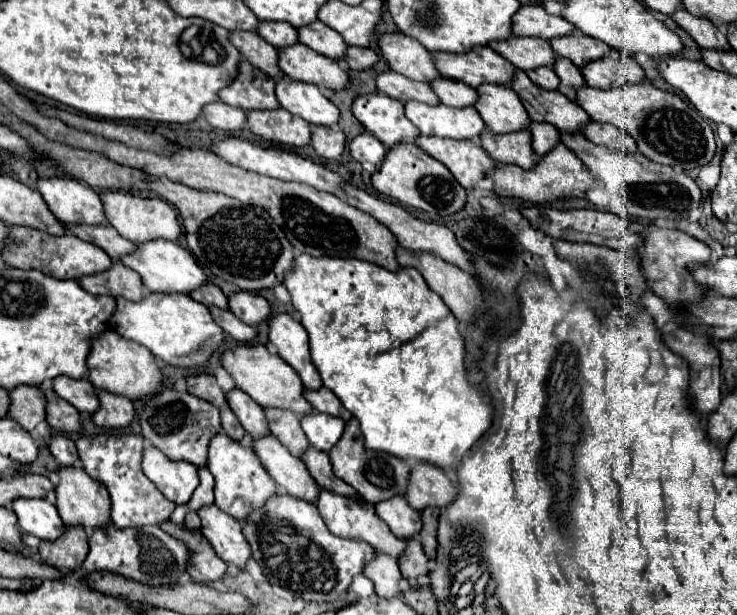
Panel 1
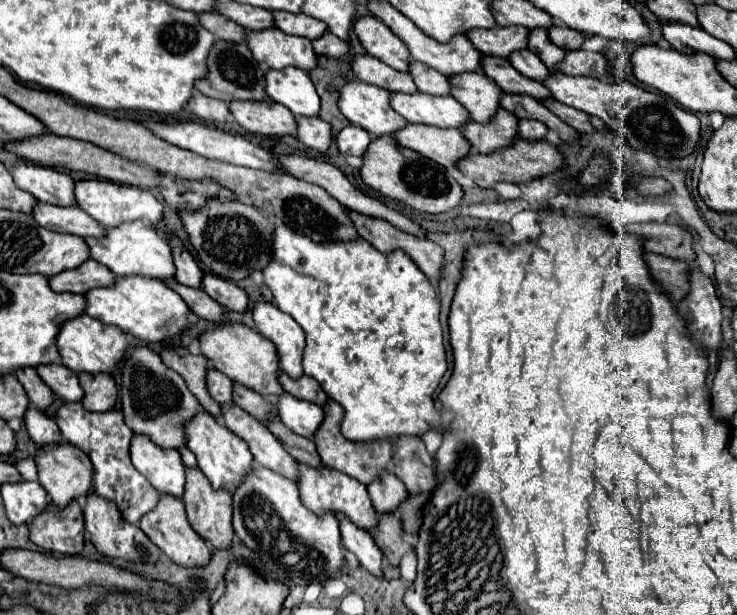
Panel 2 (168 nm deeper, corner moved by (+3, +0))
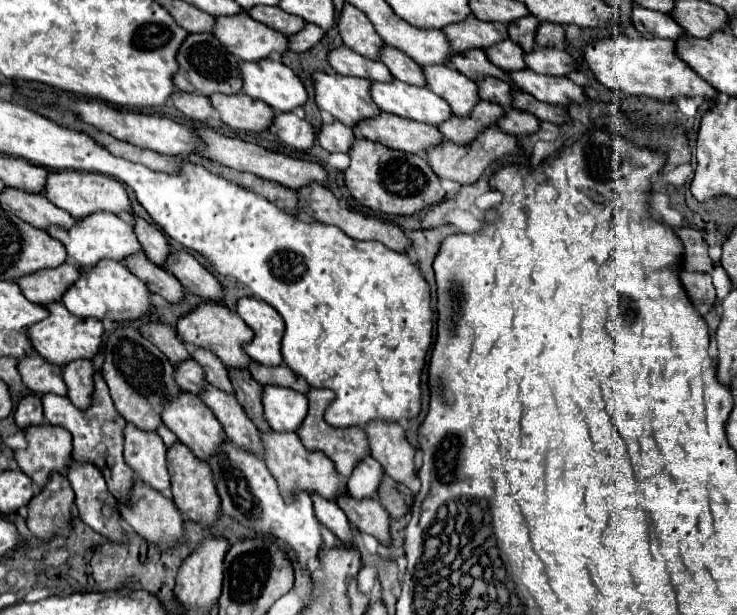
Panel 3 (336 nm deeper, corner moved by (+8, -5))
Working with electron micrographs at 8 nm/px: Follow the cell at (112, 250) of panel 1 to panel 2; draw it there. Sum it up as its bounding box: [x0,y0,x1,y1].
[33,203,105,239]

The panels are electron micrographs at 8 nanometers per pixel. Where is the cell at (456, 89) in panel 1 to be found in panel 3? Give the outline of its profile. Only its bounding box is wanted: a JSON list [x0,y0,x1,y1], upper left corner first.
[380,46,426,86]

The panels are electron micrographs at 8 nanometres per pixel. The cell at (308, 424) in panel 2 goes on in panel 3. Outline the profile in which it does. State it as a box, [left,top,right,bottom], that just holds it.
[262,384,308,432]

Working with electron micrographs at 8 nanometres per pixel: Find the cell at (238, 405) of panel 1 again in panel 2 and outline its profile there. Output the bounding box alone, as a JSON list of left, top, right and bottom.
[207,371,233,407]

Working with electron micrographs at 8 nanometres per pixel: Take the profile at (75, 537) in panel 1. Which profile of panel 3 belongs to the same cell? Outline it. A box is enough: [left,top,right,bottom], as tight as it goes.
[26,472,74,540]

